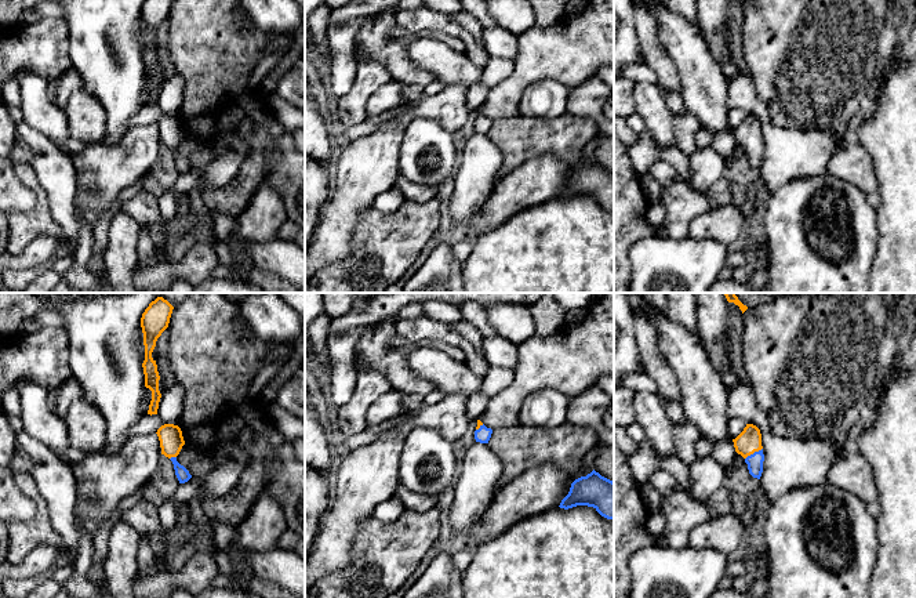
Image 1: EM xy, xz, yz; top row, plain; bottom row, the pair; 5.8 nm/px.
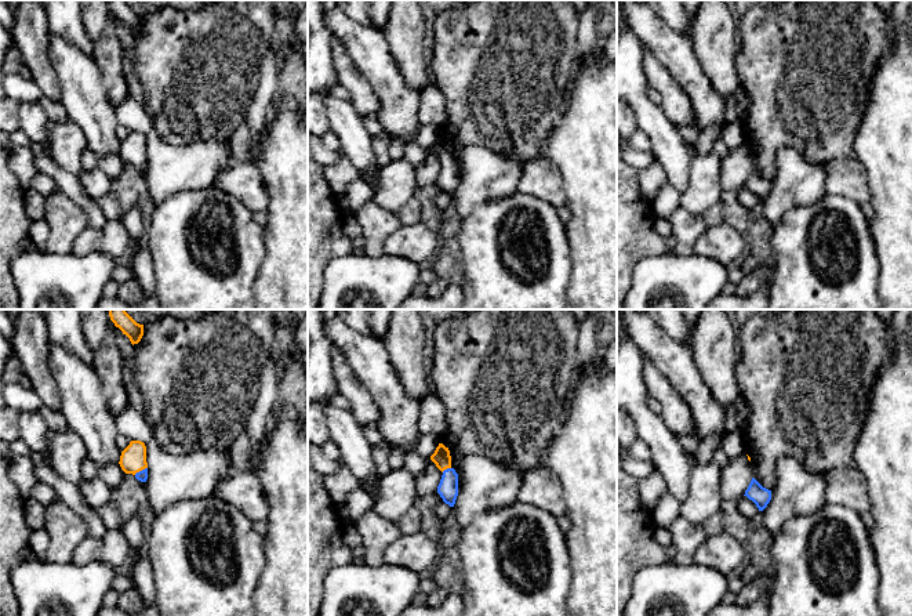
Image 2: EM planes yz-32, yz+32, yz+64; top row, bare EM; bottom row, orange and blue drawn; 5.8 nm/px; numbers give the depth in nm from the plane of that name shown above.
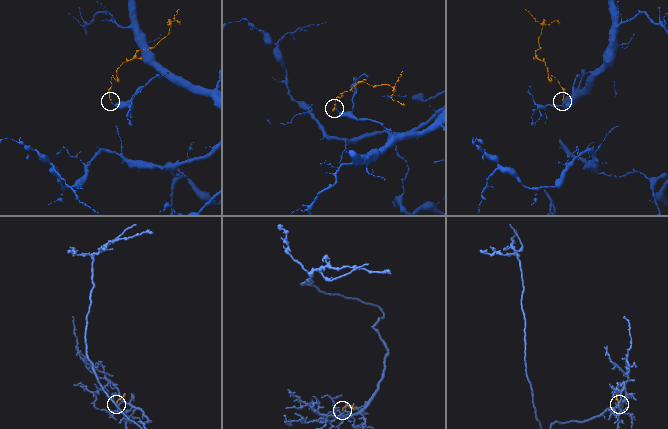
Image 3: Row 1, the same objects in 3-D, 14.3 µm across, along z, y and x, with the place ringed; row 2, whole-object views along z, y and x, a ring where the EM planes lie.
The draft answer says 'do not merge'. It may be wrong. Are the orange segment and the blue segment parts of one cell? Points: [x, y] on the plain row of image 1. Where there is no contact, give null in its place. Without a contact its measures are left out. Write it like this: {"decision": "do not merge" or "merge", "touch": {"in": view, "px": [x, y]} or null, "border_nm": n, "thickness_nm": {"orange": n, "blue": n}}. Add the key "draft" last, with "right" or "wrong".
{"decision": "merge", "touch": {"in": "yz", "px": [753, 142]}, "border_nm": 120, "thickness_nm": {"orange": 140, "blue": 100}, "draft": "wrong"}

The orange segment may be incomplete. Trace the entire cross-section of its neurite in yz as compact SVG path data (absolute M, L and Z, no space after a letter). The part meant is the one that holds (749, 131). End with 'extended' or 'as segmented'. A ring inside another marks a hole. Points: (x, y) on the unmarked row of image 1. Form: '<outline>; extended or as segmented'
M746 115L733 133L735 142L745 149L749 164L760 170L764 152L760 120L753 115Z; extended

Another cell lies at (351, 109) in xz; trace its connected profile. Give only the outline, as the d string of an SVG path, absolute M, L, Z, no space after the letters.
M363 58L357 64L353 87L337 99L337 120L346 127L364 123L370 117L366 109L370 97L392 80L393 77L385 66Z

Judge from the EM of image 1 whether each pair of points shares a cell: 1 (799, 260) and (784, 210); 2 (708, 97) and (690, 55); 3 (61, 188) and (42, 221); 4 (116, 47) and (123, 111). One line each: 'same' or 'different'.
1: same
2: same
3: different
4: same

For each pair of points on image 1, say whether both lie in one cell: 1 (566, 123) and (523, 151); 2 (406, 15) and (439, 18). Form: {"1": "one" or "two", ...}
{"1": "one", "2": "one"}

